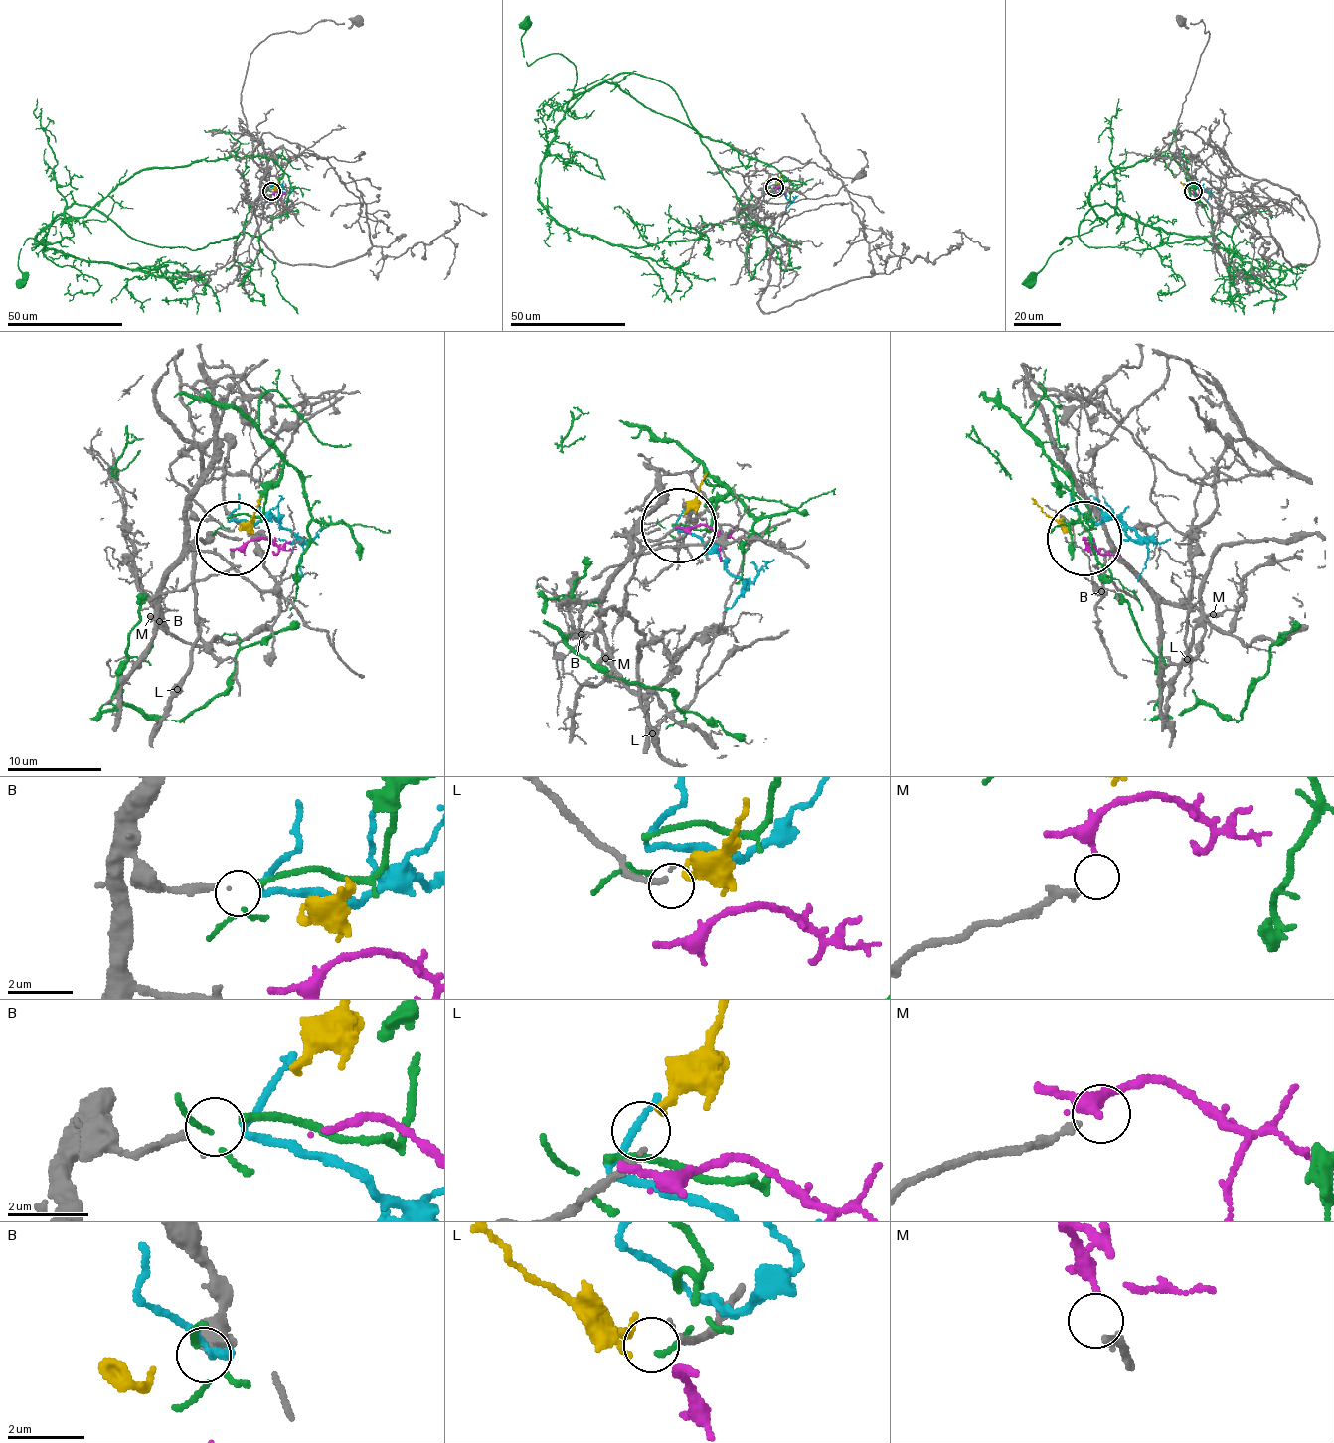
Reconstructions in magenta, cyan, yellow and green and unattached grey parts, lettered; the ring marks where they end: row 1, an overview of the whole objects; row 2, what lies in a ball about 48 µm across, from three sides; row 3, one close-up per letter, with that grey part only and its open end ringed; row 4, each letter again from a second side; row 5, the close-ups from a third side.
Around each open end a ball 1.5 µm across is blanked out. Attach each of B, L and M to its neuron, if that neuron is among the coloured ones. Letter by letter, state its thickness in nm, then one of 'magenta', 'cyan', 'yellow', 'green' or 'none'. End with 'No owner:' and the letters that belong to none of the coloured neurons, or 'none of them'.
B: 190 nm | cyan
L: 200 nm | yellow
M: 190 nm | none
No owner: M

